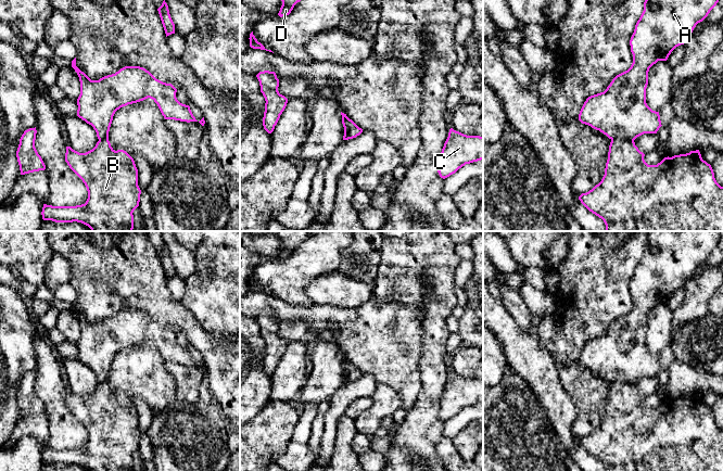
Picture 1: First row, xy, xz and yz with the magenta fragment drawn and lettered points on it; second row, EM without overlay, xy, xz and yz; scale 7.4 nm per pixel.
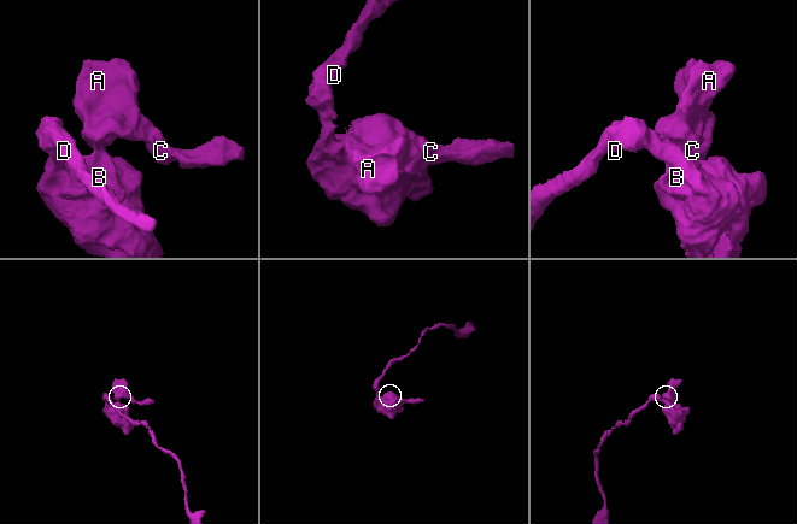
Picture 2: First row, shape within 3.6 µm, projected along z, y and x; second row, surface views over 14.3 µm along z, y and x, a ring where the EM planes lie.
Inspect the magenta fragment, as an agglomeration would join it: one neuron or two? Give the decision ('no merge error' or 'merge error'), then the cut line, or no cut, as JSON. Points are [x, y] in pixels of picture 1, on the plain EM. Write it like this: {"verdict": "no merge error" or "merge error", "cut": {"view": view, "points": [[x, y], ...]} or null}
{"verdict": "merge error", "cut": {"view": "xz", "points": [[345, 360], [344, 368], [346, 378], [350, 381]]}}

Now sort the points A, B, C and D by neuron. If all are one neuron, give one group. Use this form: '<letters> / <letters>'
A C / B D

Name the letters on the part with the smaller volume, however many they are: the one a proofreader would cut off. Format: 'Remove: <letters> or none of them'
Remove: A, C

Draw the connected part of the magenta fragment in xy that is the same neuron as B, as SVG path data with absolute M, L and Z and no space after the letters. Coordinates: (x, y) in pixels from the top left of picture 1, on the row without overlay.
M101 382L86 396L66 390L65 405L85 427L88 442L76 449L43 447L43 463L134 471L132 456L139 449L141 433L135 404L126 394L115 394L109 382Z

